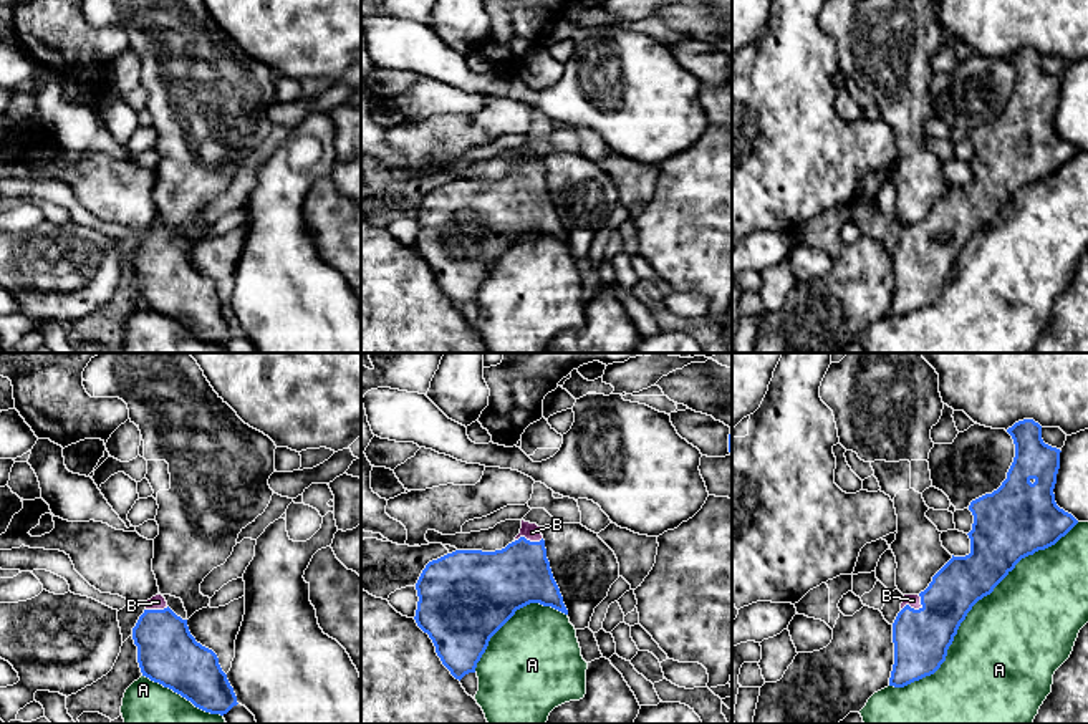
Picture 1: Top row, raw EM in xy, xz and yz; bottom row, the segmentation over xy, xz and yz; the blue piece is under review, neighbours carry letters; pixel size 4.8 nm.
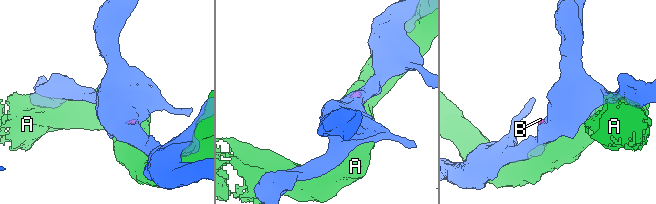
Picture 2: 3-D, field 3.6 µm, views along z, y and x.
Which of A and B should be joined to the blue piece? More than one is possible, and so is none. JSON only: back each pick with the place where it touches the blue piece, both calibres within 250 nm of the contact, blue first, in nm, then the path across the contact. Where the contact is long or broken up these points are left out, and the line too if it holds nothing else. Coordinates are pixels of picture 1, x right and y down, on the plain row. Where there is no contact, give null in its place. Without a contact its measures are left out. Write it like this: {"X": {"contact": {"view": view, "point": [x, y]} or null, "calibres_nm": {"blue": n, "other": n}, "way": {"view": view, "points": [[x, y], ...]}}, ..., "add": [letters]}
{"B": {"contact": {"view": "yz", "point": [913, 237]}, "calibres_nm": {"blue": 280, "other": 60}, "way": {"view": "yz", "points": [[921, 267], [921, 246], [913, 237], [913, 229]]}}, "add": ["B"]}

